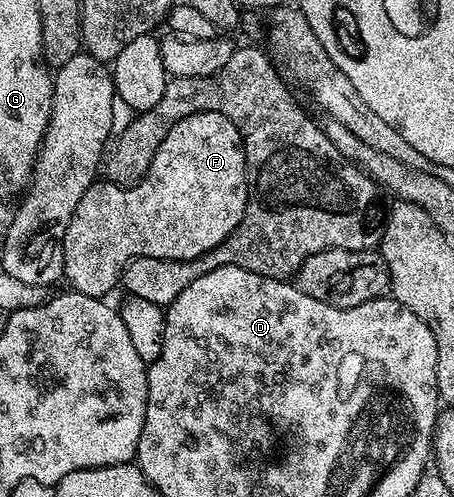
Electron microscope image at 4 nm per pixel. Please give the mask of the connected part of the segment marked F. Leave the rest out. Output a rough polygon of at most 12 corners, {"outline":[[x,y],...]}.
{"outline":[[218,111],[168,128],[148,176],[100,179],[63,280],[104,299],[135,257],[193,261],[240,226],[250,178]]}

